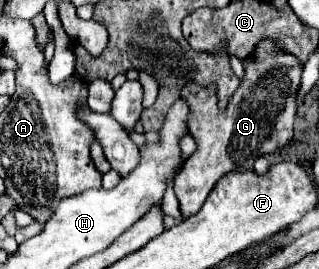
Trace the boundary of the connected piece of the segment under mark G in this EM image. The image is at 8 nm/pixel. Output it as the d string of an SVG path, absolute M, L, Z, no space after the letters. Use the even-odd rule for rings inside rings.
M264 38L258 42L254 54L244 60L244 76L224 110L218 108L216 84L202 88L200 84L190 82L182 88L180 94L186 96L190 108L194 108L190 134L196 140L196 152L186 160L186 168L174 178L174 192L180 200L184 218L202 208L206 196L226 172L248 172L258 156L278 152L292 140L300 76L302 62L296 56L282 52L272 38Z

